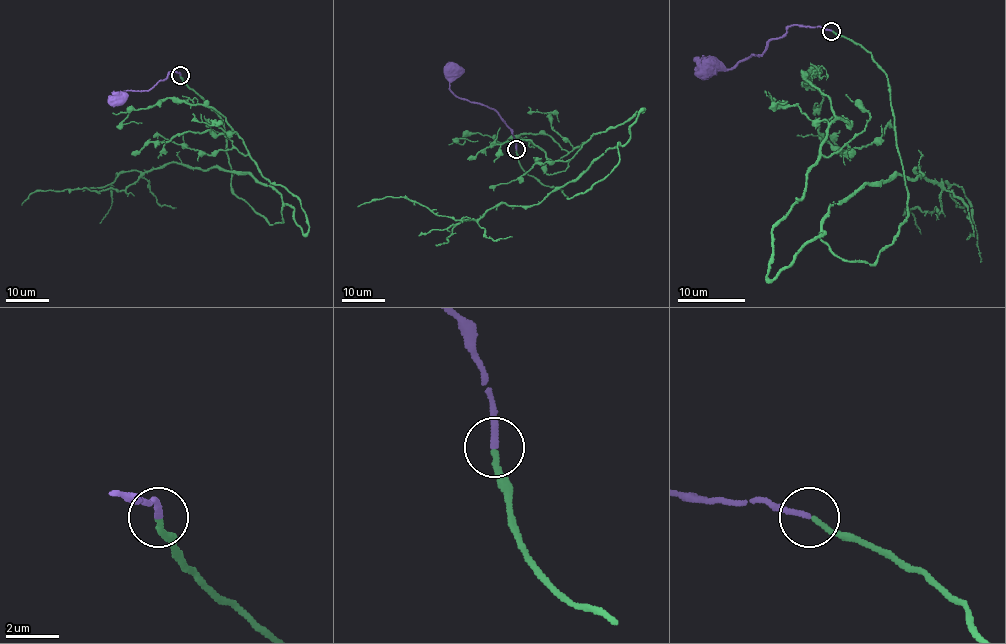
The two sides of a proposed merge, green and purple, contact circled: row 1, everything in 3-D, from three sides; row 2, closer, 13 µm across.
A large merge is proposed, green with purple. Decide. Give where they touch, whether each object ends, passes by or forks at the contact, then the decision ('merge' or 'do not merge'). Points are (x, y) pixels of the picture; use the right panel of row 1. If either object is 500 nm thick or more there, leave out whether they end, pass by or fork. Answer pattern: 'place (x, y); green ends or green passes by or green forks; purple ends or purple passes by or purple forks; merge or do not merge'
place (831, 31); green ends; purple ends; merge

